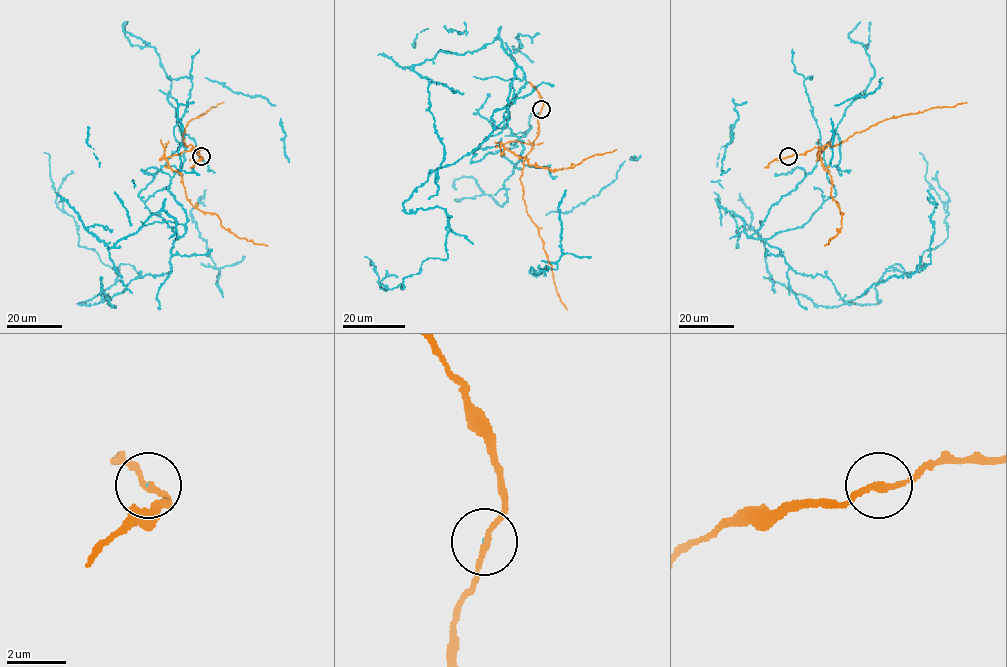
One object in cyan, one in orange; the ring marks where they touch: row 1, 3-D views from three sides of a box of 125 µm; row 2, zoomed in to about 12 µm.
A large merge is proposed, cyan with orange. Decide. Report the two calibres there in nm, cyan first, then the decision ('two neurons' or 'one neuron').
40/190 nm | two neurons

